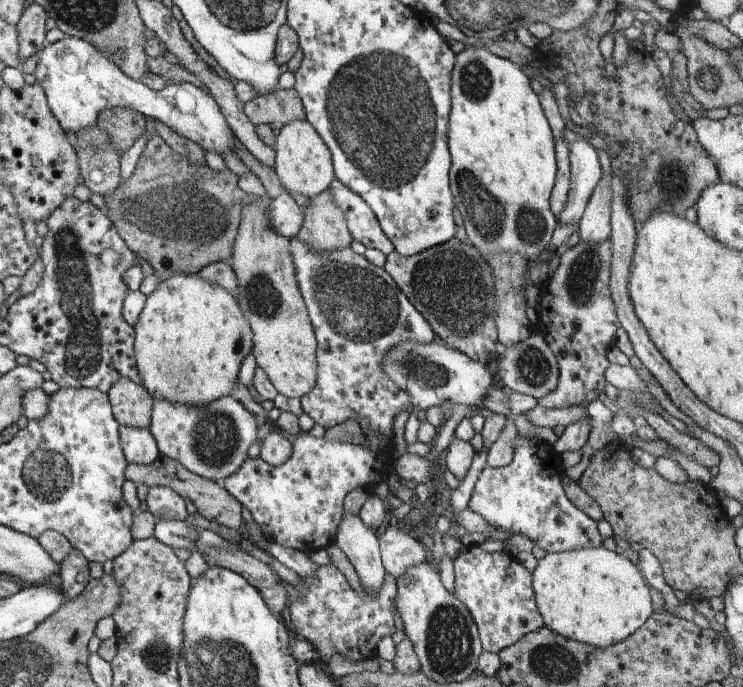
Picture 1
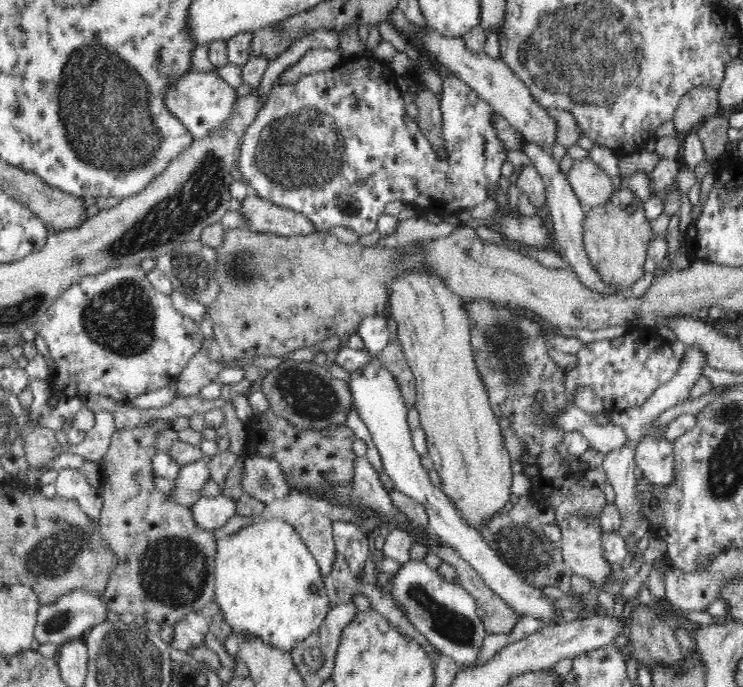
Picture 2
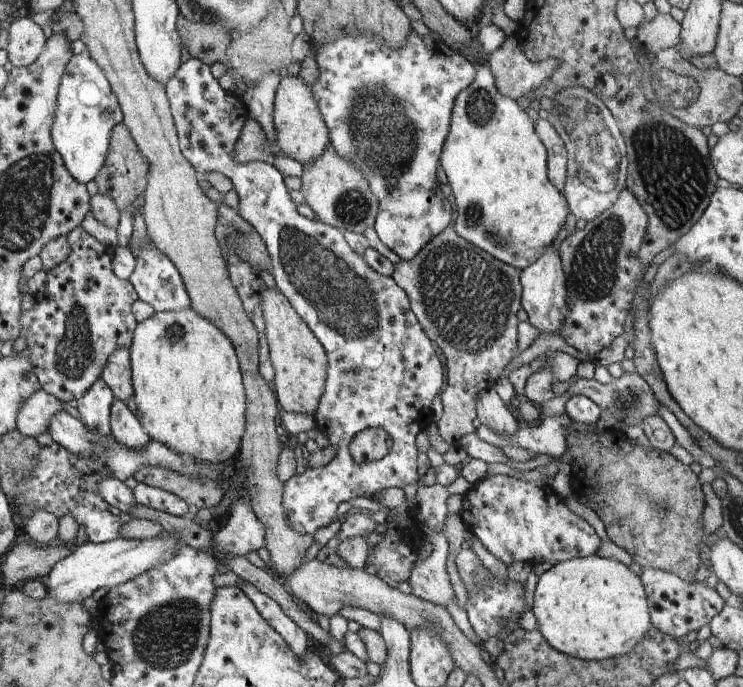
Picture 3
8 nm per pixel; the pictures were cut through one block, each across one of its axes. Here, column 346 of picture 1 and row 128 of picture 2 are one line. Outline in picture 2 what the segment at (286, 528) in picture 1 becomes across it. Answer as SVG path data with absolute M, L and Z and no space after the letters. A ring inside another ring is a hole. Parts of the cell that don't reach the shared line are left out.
M360 55L355 58L345 59L333 69L303 76L298 75L292 83L283 84L282 86L275 85L267 96L267 102L263 104L259 114L256 115L254 122L246 129L239 145L240 151L237 153L237 159L235 160L235 163L239 166L239 171L244 177L244 182L248 184L248 189L253 194L257 194L276 206L292 209L294 212L304 215L308 222L312 223L312 226L316 226L317 230L329 230L332 226L340 226L350 228L359 235L376 231L376 221L380 218L380 215L384 214L384 207L390 205L390 202L402 201L406 205L414 206L419 213L432 212L432 214L445 219L451 215L459 214L463 210L471 210L478 206L480 202L488 200L486 188L489 185L498 185L498 180L502 176L500 168L502 168L502 164L506 160L506 153L510 150L494 132L493 116L498 115L494 105L482 100L471 86L468 86L454 74L448 74L443 78L441 94L437 96L440 111L442 111L442 136L446 142L447 158L441 160L438 153L432 149L432 144L426 138L427 136L419 127L418 121L412 121L406 113L404 97L402 97L403 92L399 89L396 78L397 76L390 66L378 60L374 55Z

